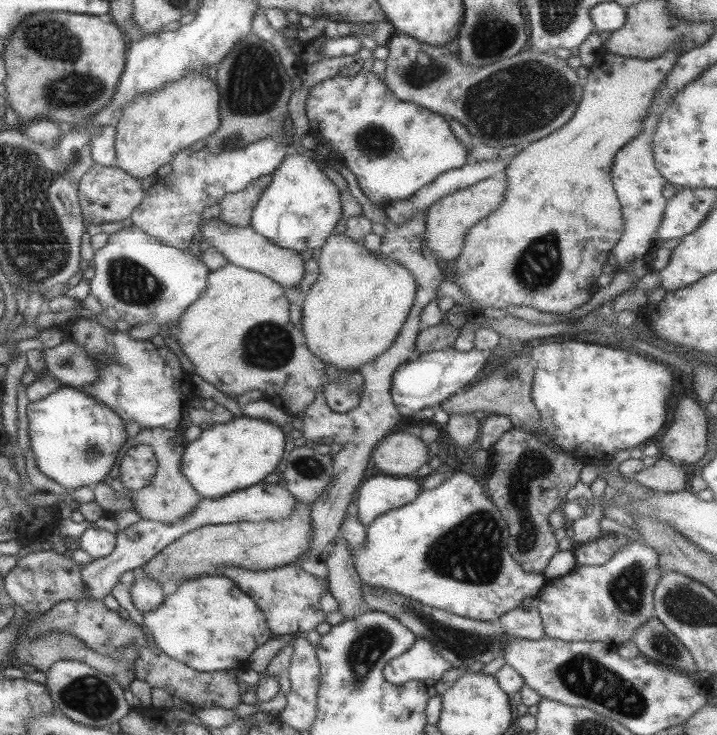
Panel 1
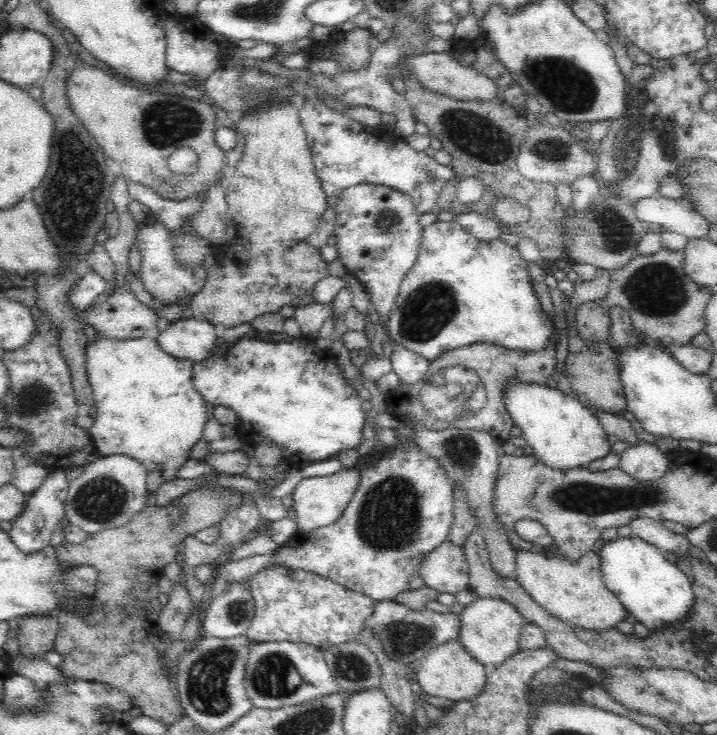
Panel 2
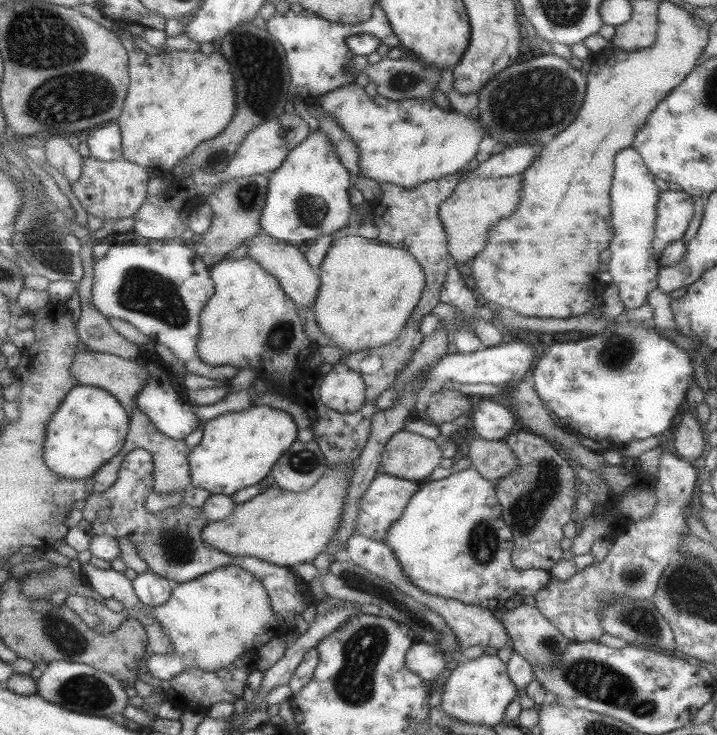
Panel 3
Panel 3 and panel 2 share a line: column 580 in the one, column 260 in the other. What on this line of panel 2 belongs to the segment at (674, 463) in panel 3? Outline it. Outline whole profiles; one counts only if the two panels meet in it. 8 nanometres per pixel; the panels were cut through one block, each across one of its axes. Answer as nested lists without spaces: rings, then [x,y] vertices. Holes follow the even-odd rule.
[[[283,565],[262,568],[250,577],[251,593],[255,600],[255,615],[247,630],[247,638],[252,642],[296,642],[316,646],[321,651],[353,642],[359,636],[364,619],[374,612],[376,600],[369,596],[339,586],[328,578],[321,578],[316,574],[290,569]]]

